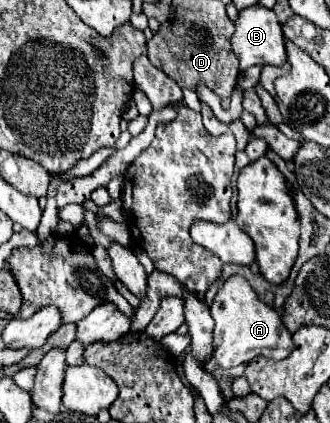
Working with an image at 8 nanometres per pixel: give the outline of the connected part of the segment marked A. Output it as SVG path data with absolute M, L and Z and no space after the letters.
M231 276L223 282L211 304L211 316L215 322L213 358L221 368L247 364L255 356L283 360L293 348L291 334L287 332L287 328L283 328L281 316L273 308L263 304L255 296L255 290L241 276Z

